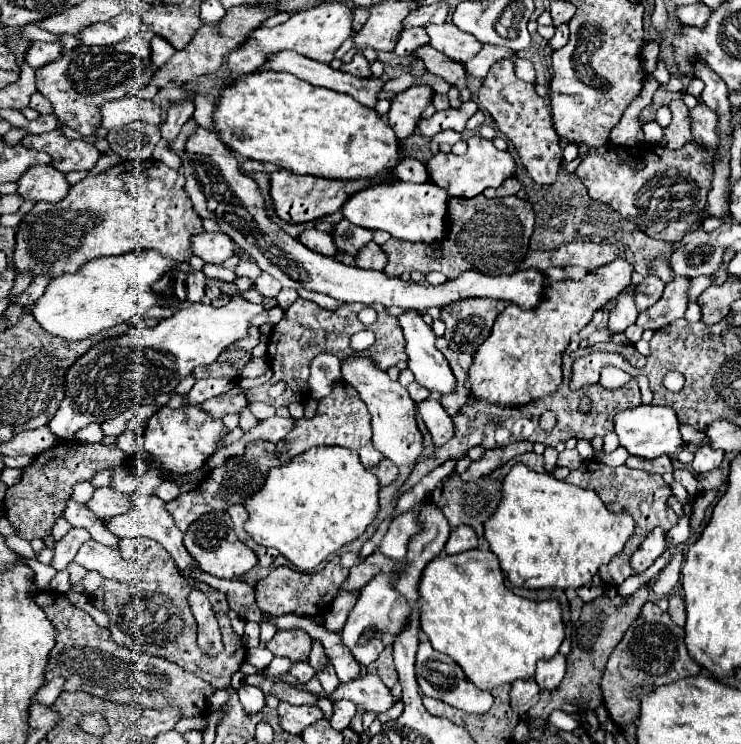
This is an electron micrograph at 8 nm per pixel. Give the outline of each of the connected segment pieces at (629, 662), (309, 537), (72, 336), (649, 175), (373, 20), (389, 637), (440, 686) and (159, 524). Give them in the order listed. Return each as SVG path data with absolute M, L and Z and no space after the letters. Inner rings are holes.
M645 603L637 621L631 629L625 631L623 639L617 643L617 649L607 661L607 669L601 679L601 693L607 713L615 725L631 723L637 717L639 695L649 693L659 685L673 683L683 677L693 677L701 673L701 665L691 659L685 647L685 629L677 627L669 613L663 613L655 603Z
M313 447L293 457L287 465L269 469L263 487L245 501L249 519L245 521L243 529L259 545L277 549L297 569L313 571L323 559L333 555L339 547L365 533L367 525L375 519L379 511L377 495L379 495L379 481L373 477L371 471L361 467L355 451L345 447Z
M139 249L139 251L129 251L119 257L97 257L85 263L79 271L75 273L63 273L59 277L53 277L43 293L41 299L37 299L35 307L31 309L35 321L49 333L57 337L65 337L67 341L81 341L89 335L95 335L107 327L119 325L129 321L135 315L143 317L155 317L155 319L165 319L177 313L179 309L185 309L193 303L199 303L205 297L205 275L203 271L197 273L183 273L179 271L179 263L173 259L163 257L157 251L149 249Z
M607 143L589 147L575 175L583 181L591 199L621 211L625 219L633 221L649 237L673 243L689 231L689 225L701 213L701 205L705 205L705 193L709 193L713 173L709 155L695 143L687 143L681 149L649 143L633 147Z
M381 1L379 5L373 5L369 9L369 19L365 21L363 29L357 31L353 35L353 41L355 41L355 47L373 47L375 51L393 51L401 31L403 31L403 21L405 17L415 11L419 7L417 1Z
M395 573L389 575L377 575L373 581L369 581L363 589L361 589L361 597L355 603L355 607L349 611L349 617L341 629L341 641L345 647L349 647L351 655L357 659L359 665L369 665L373 663L381 649L385 649L387 645L393 645L397 633L405 627L407 623L407 615L409 615L409 605L405 603L405 599L401 595L397 595L397 591L391 585L391 577Z
M421 641L419 649L417 649L417 661L415 661L415 675L417 675L417 683L423 691L423 695L439 699L451 707L457 707L465 713L475 713L475 715L483 715L491 709L493 705L493 695L489 691L481 691L477 689L463 673L463 669L447 655L437 653L429 641Z
M131 461L131 471L139 477L139 487L137 487L136 493L132 494L133 500L135 500L135 508L130 510L129 513L125 513L125 515L117 515L117 517L109 519L109 521L105 523L105 527L107 527L111 533L115 533L119 539L121 539L121 537L149 537L149 539L159 541L159 543L167 549L169 557L175 561L175 565L177 565L179 573L183 575L185 583L195 585L197 579L185 575L185 569L193 567L195 561L189 557L189 553L187 553L187 549L185 549L185 545L183 545L183 533L173 525L173 519L169 517L169 513L165 513L165 509L163 509L165 501L161 501L159 497L153 495L153 489L161 485L161 479L159 479L149 467L135 467L133 461Z

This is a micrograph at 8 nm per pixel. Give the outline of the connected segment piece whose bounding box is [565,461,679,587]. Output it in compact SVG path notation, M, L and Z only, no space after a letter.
M583 461L579 469L571 471L565 479L567 483L573 483L573 485L579 485L579 487L585 487L585 489L591 489L595 491L601 501L605 503L605 507L613 513L617 513L619 509L625 511L633 517L635 521L635 533L629 537L629 541L625 543L623 551L619 555L613 557L613 561L605 567L599 569L599 577L605 585L609 587L619 587L627 577L635 575L635 571L629 567L629 559L633 555L633 551L639 547L639 543L645 539L645 535L649 533L649 529L653 527L663 527L665 531L669 531L675 523L677 523L677 515L665 505L667 497L671 495L671 489L669 485L663 481L663 477L657 477L657 475L649 475L649 473L643 473L643 481L639 479L639 471L635 471L635 477L633 477L633 471L627 469L627 467L607 467L603 463L597 463L597 461Z

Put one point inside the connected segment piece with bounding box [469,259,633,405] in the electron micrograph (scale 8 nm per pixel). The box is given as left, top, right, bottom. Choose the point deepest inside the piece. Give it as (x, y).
(521, 360)

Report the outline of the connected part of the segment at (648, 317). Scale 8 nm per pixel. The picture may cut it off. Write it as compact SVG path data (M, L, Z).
M675 277L675 281L665 285L661 301L657 301L657 305L641 311L635 325L639 325L641 329L657 331L657 329L669 325L671 321L681 319L687 309L687 287L689 287L687 277Z

